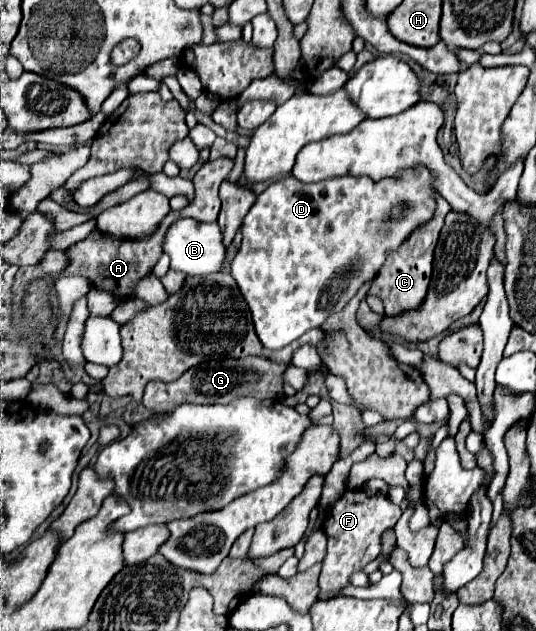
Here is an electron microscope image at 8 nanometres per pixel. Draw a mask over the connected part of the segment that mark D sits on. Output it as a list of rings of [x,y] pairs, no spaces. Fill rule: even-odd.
[[[421,168],[419,172],[413,172],[413,170],[405,170],[403,178],[399,180],[393,180],[393,178],[387,178],[387,180],[381,180],[381,182],[373,182],[371,178],[367,176],[349,176],[349,178],[329,178],[329,180],[321,180],[321,182],[315,182],[315,184],[303,184],[299,182],[295,176],[285,176],[277,182],[271,182],[267,186],[267,190],[263,194],[257,196],[257,202],[253,204],[253,208],[249,210],[249,214],[245,216],[243,220],[243,226],[241,226],[241,232],[243,232],[243,242],[241,242],[241,248],[235,256],[235,260],[231,262],[231,276],[237,280],[237,286],[251,310],[251,316],[253,316],[253,324],[255,324],[255,332],[261,340],[261,344],[269,350],[279,350],[291,342],[295,342],[299,336],[303,336],[307,330],[311,328],[319,328],[323,326],[323,322],[327,320],[327,316],[335,314],[335,312],[341,312],[345,308],[345,304],[355,296],[355,292],[359,290],[361,284],[365,282],[371,282],[375,278],[375,274],[379,272],[381,264],[385,262],[385,254],[387,250],[395,250],[399,248],[399,244],[421,224],[429,222],[429,218],[433,216],[435,212],[435,190],[431,186],[431,176],[425,168]]]

